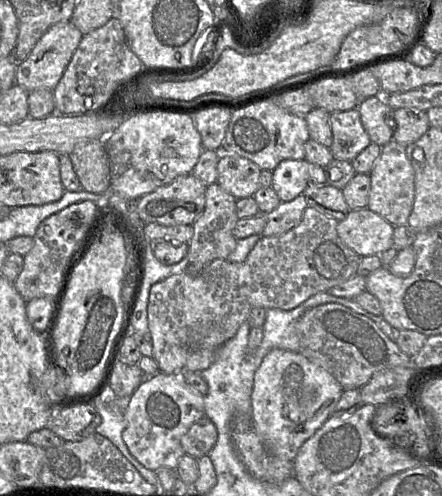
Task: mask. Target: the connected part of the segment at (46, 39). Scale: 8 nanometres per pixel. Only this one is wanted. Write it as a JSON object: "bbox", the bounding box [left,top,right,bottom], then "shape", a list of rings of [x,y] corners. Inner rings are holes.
{"bbox":[15,21,83,92],"shape":[[[70,21],[59,22],[51,26],[37,41],[28,57],[18,62],[15,83],[27,92],[36,89],[53,90],[60,81],[83,34]]]}

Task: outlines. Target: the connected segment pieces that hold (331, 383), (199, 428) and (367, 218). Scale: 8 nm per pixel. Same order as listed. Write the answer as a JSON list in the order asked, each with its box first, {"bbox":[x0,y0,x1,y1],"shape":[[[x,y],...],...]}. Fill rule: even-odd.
[{"bbox":[251,349,344,460],"shape":[[[273,349],[263,358],[253,379],[251,417],[266,450],[294,460],[302,444],[334,414],[344,389],[325,369],[300,352]]]},{"bbox":[180,416,218,458],"shape":[[[206,416],[194,422],[181,437],[180,443],[185,454],[194,458],[207,455],[218,438],[214,423]]]},{"bbox":[336,207,394,257],"shape":[[[366,207],[350,210],[336,230],[341,241],[361,257],[379,256],[393,246],[394,226]]]}]

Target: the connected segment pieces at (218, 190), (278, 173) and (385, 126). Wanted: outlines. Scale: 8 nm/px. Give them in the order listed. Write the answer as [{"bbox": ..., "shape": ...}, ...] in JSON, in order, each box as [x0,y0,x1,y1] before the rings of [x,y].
[{"bbox":[183,183,239,273],"shape":[[[217,183],[206,186],[205,206],[201,215],[192,224],[193,235],[188,242],[188,266],[183,272],[199,273],[215,259],[228,259],[234,251],[237,239],[233,229],[239,220],[236,215],[236,198],[224,191]]]},{"bbox":[271,159,325,202],"shape":[[[306,159],[282,160],[272,171],[271,188],[281,202],[288,202],[302,194],[307,185],[325,185],[324,168]]]},{"bbox":[357,95,395,146],"shape":[[[374,95],[361,100],[357,106],[361,123],[371,142],[384,146],[392,140],[395,122],[392,109],[383,95]]]}]

